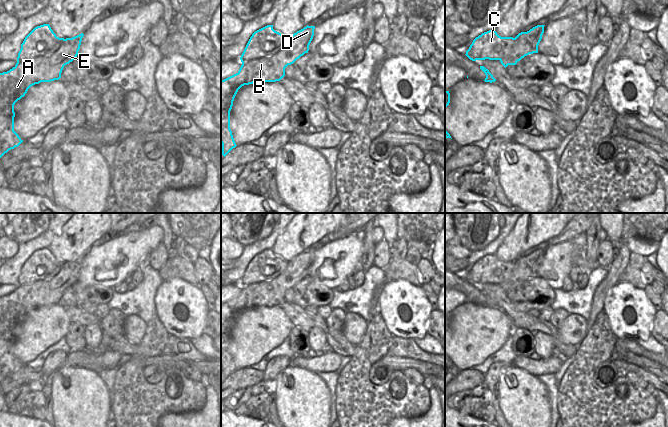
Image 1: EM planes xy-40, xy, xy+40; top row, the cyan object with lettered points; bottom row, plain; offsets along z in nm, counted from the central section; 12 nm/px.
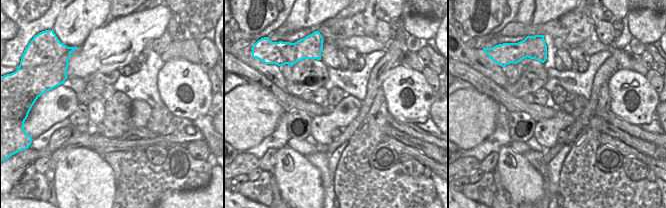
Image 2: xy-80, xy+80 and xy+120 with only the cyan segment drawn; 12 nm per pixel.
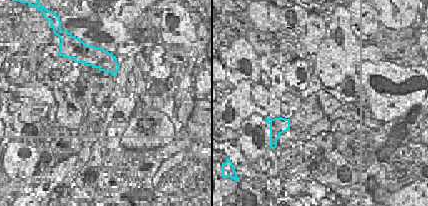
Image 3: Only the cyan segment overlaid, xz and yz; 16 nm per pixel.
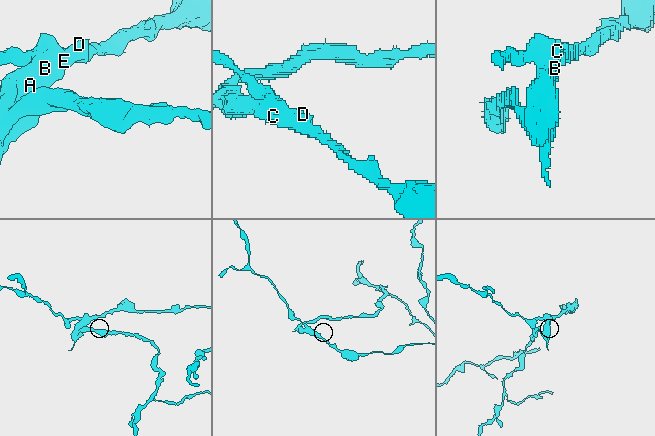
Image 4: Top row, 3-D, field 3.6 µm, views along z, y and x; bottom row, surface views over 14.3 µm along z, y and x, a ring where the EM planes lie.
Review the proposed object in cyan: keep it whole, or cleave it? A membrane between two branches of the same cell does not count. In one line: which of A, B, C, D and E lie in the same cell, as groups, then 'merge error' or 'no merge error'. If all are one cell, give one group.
groups A B D E / C; merge error

